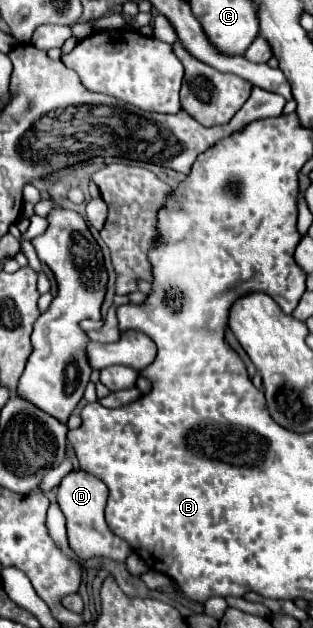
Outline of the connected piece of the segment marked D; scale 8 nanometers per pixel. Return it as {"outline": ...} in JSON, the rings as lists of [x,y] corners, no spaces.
{"outline":[[[72,470],[70,474],[66,474],[66,478],[62,478],[57,489],[57,502],[66,518],[68,542],[82,560],[88,560],[94,556],[110,556],[112,560],[124,562],[132,554],[132,548],[122,538],[118,538],[104,520],[108,488],[100,478],[96,478],[84,470]]]}

